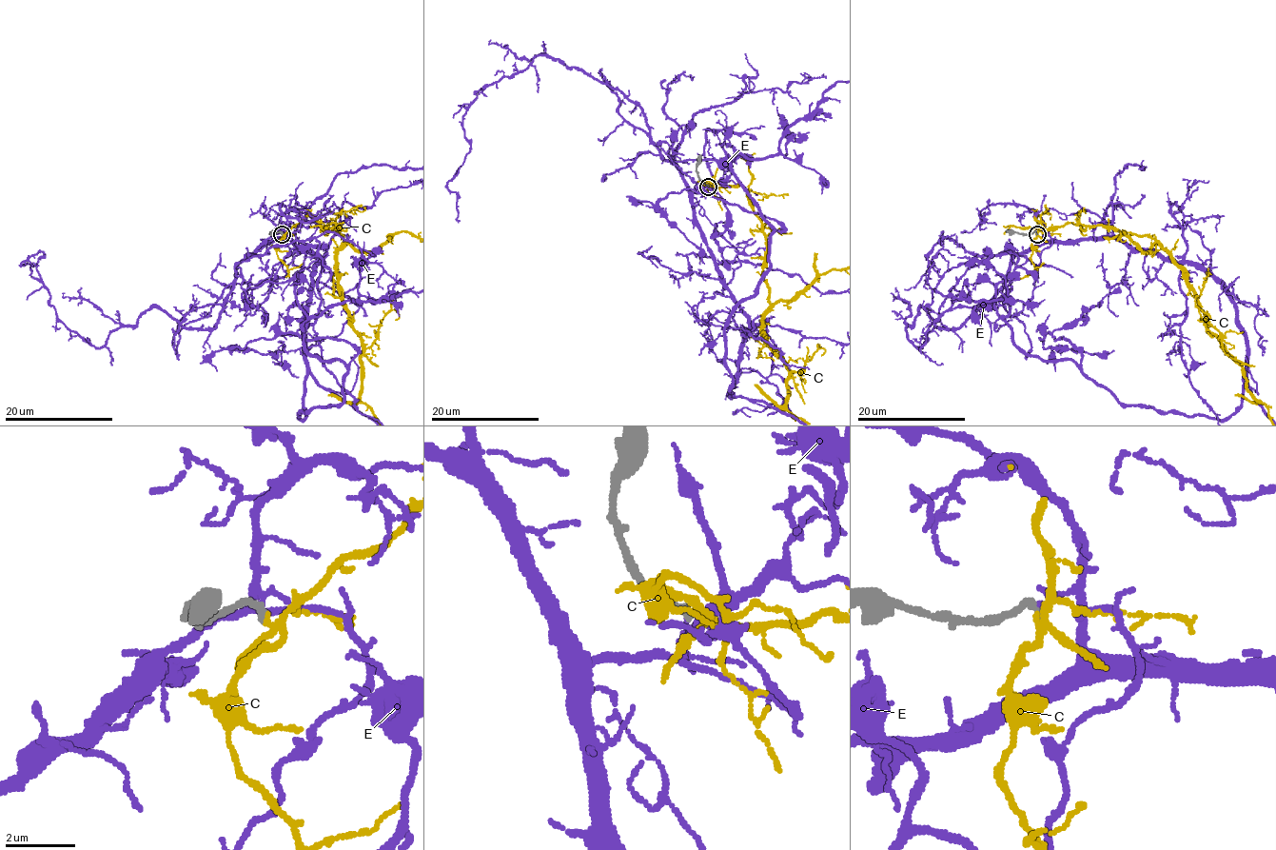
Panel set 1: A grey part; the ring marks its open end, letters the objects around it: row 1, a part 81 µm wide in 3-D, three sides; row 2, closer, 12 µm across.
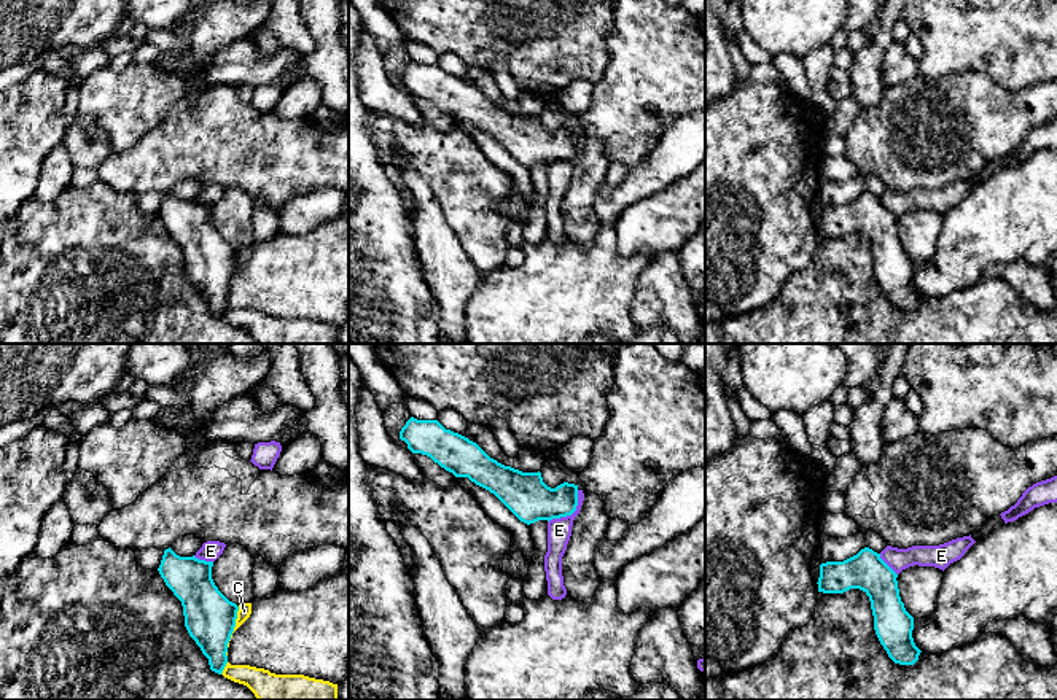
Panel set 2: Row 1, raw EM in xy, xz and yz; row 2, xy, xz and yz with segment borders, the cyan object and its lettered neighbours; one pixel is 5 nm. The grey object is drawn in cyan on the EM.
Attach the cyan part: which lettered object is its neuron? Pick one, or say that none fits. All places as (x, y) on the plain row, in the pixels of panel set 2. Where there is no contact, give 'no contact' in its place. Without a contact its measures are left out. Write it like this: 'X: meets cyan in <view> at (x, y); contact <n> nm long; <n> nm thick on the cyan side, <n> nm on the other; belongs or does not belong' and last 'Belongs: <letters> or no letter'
C: meets cyan in xy at (234, 269); contact 220 nm long; 260 nm thick on the cyan side, 70 nm on the other; does not belong
E: meets cyan in xz at (570, 158); contact 220 nm long; 220 nm thick on the cyan side, 130 nm on the other; does not belong
Belongs: no letter

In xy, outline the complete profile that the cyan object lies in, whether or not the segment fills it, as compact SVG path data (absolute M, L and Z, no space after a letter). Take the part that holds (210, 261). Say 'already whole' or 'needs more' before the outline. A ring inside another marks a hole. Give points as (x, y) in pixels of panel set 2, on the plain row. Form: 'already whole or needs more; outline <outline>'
already whole; outline M164 194L158 212L166 229L181 245L185 270L209 302L210 313L221 318L228 307L228 286L239 250L229 245L212 223L213 205L180 200Z

